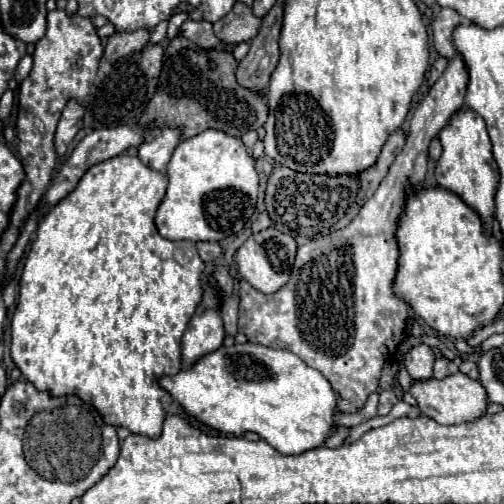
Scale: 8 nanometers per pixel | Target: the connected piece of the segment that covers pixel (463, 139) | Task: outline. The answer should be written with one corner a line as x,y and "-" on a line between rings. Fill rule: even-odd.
462,106
440,130
438,140
442,144
442,156
436,164
436,180
442,188
458,194
470,208
474,208
482,220
484,230
492,230
492,214
494,214
494,194
498,188
498,166
492,160
492,144
486,132
486,124
480,114

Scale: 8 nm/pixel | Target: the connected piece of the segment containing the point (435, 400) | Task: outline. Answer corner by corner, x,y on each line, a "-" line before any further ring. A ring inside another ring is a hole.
456,372
452,376
446,376
444,380
428,378
428,380
412,380
408,392
416,398
416,404
420,412
428,418
434,418
438,424
462,424
480,418
486,412
486,390
478,380
472,380
464,376
462,372

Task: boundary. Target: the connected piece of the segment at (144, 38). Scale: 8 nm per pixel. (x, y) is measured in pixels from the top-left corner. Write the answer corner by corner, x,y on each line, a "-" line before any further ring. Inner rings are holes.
134,30
134,32
124,32
124,34
112,34
108,38
108,44
104,46
104,60
116,62
122,56
128,56
132,52
142,50
148,44
150,32
148,30

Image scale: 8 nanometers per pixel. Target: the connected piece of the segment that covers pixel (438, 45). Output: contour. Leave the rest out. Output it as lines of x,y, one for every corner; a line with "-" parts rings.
442,8
432,22
434,48
438,50
440,56
446,56
448,60
456,56
456,48
452,44
452,32
458,24
460,24
460,14
454,8

